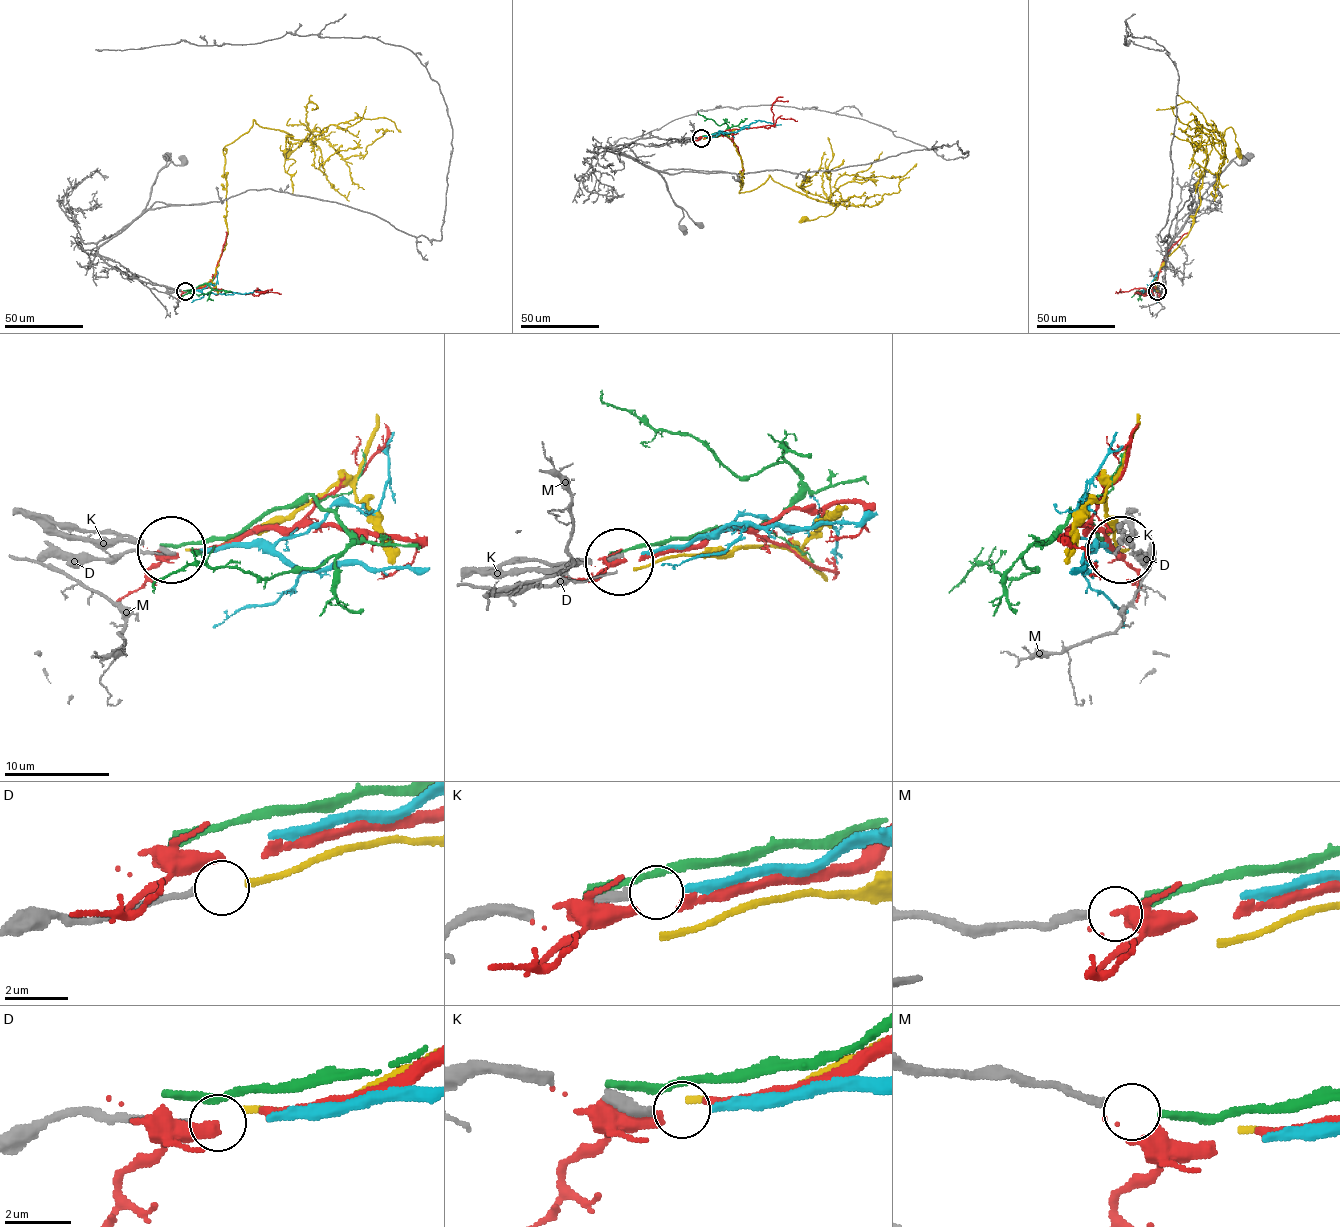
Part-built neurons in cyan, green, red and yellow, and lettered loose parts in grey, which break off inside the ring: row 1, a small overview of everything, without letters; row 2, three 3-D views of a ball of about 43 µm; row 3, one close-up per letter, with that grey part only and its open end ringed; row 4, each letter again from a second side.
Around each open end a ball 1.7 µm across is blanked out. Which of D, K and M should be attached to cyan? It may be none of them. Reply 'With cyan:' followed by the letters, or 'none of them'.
With cyan: K

